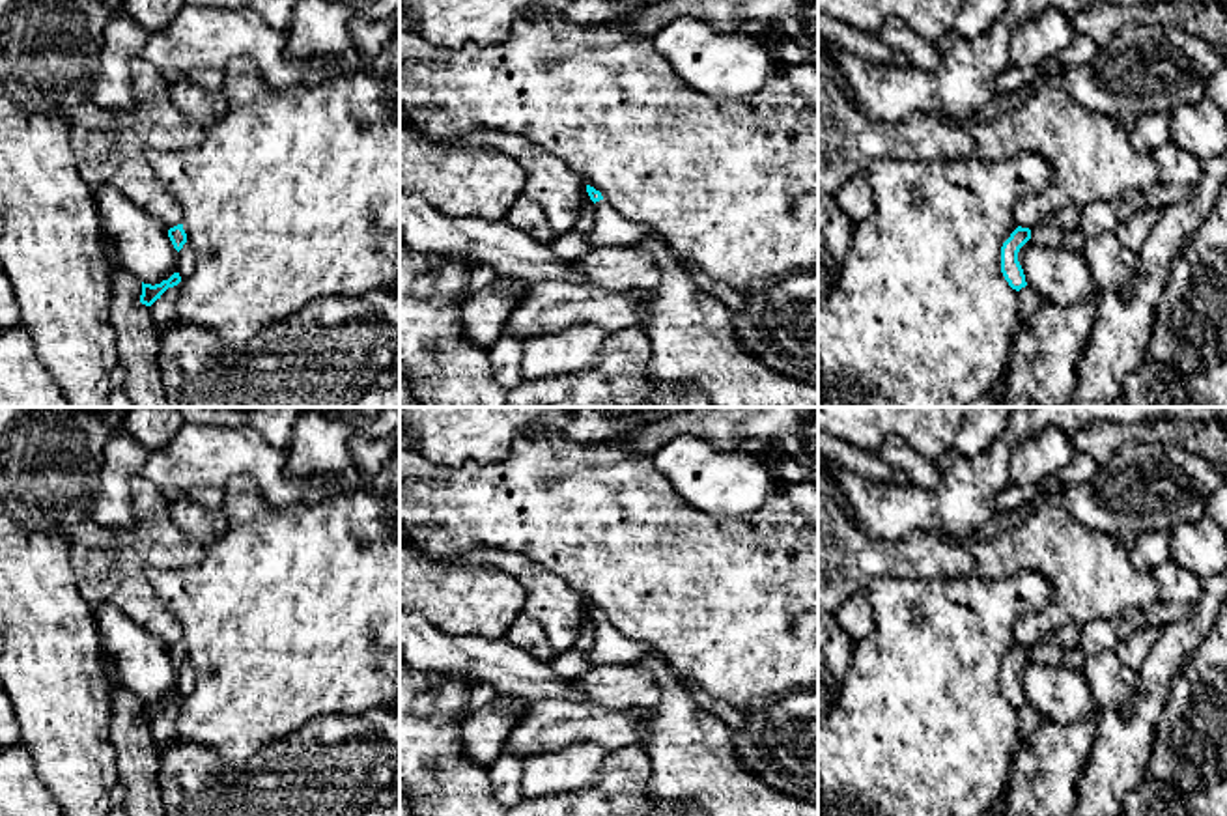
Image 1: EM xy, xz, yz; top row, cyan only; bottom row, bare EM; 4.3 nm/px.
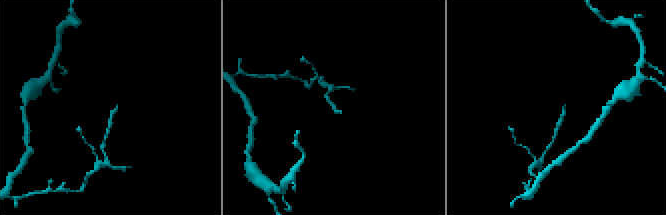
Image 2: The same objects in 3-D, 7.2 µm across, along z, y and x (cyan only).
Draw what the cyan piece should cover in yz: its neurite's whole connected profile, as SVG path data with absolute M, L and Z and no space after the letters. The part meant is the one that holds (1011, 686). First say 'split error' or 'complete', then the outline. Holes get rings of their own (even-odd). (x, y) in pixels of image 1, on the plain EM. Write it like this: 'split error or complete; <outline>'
complete; M1018 644L1001 665L1001 691L1016 710L1027 704L1023 687L1018 680L1018 670L1029 657L1031 648Z

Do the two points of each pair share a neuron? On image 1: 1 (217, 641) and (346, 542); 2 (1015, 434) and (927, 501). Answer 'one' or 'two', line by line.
1: one
2: one

